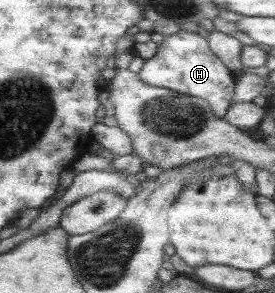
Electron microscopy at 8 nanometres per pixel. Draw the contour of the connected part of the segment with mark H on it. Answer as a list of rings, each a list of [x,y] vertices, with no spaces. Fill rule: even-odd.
[[[179,29],[176,33],[164,36],[162,42],[157,44],[157,50],[152,58],[144,61],[137,78],[146,86],[154,86],[165,90],[172,90],[174,93],[184,94],[188,97],[200,98],[203,102],[208,103],[210,113],[223,119],[226,109],[230,106],[233,96],[233,87],[235,80],[232,76],[233,72],[228,70],[212,52],[207,45],[206,38],[198,35],[198,33]]]

